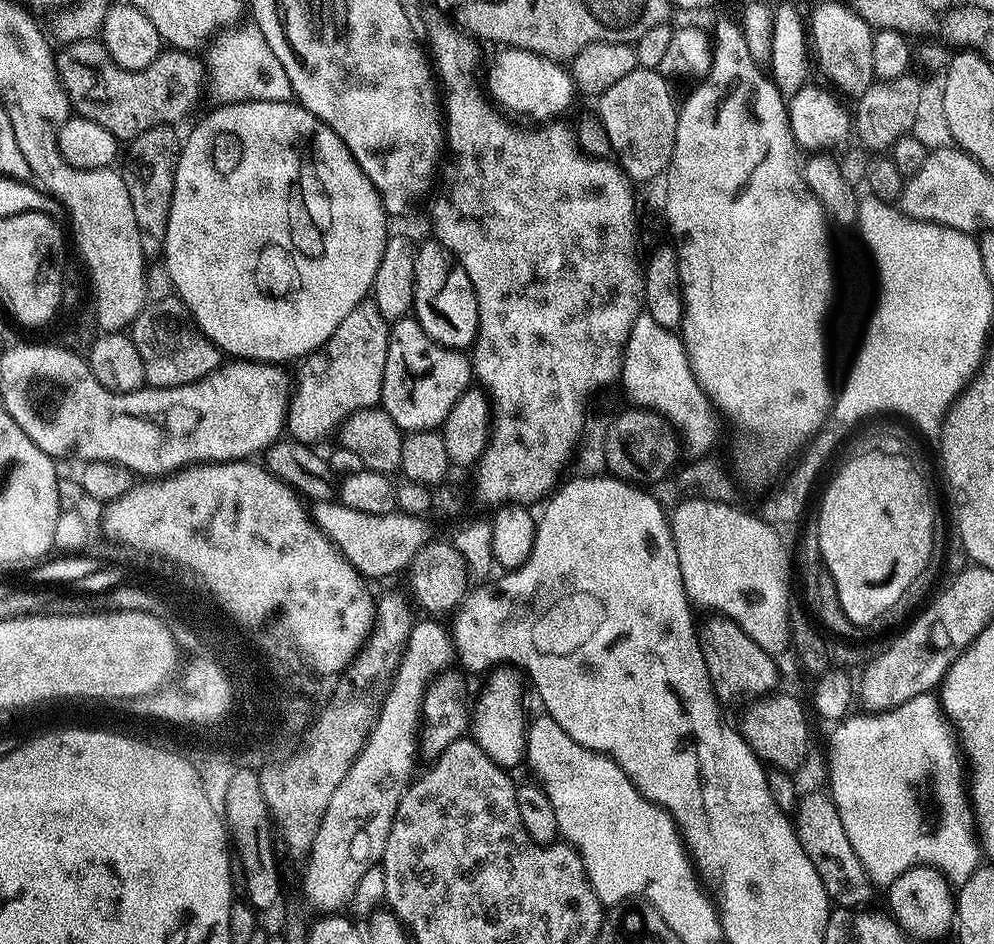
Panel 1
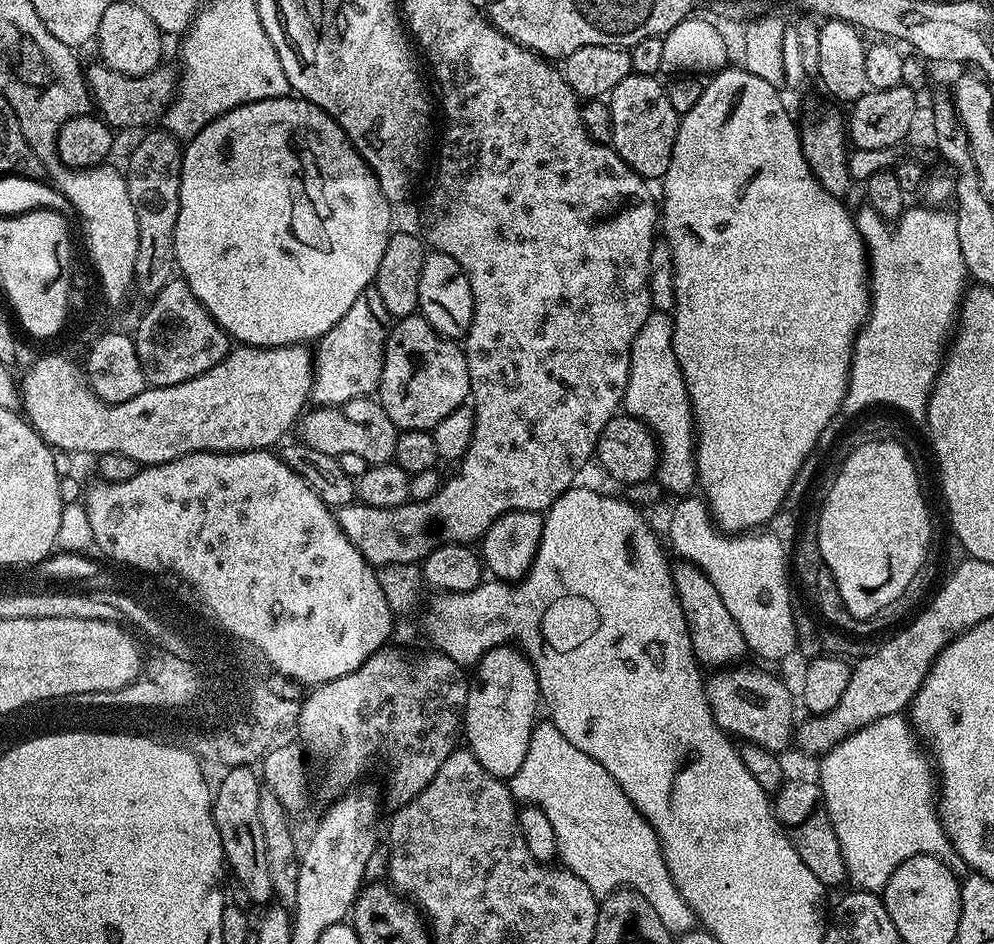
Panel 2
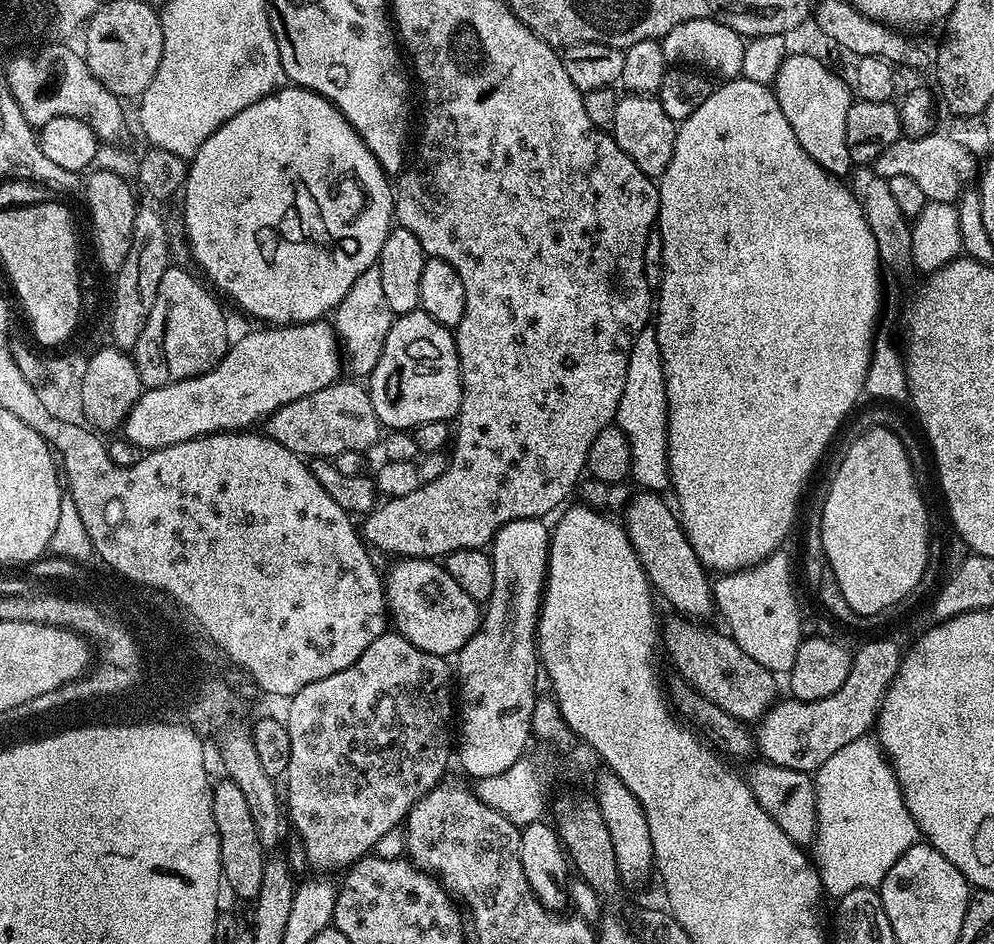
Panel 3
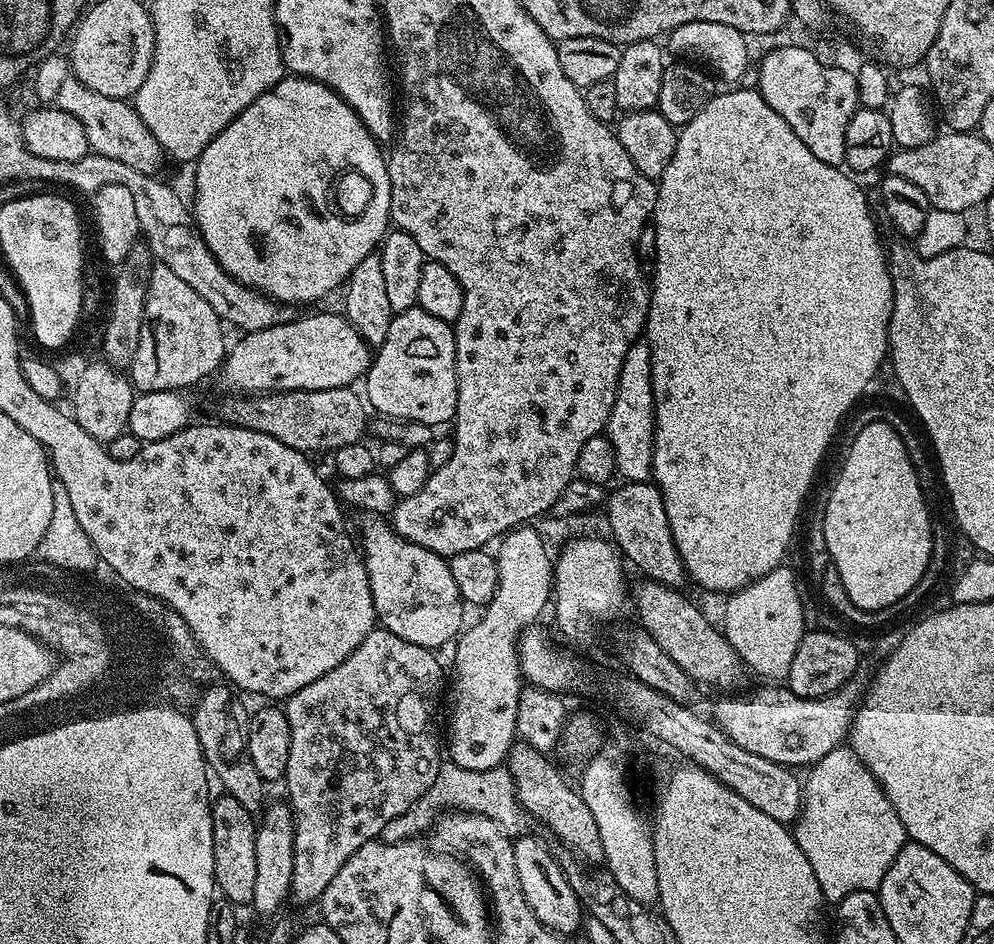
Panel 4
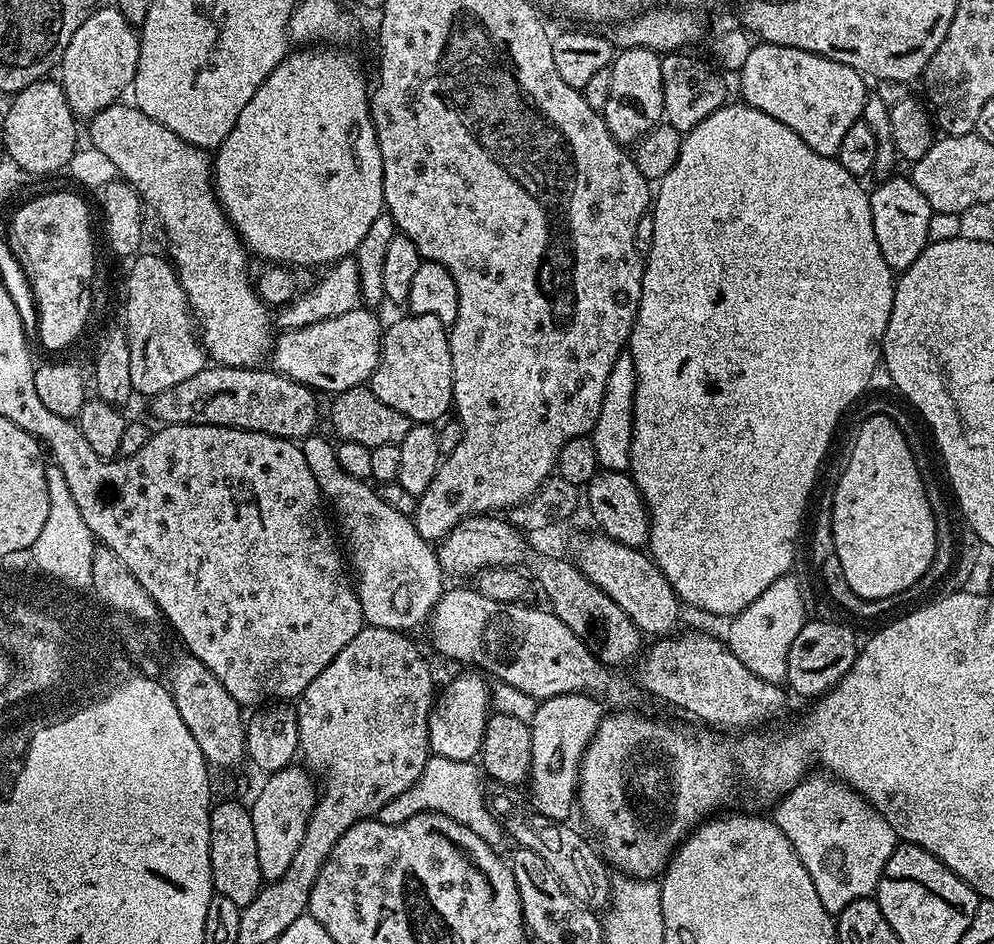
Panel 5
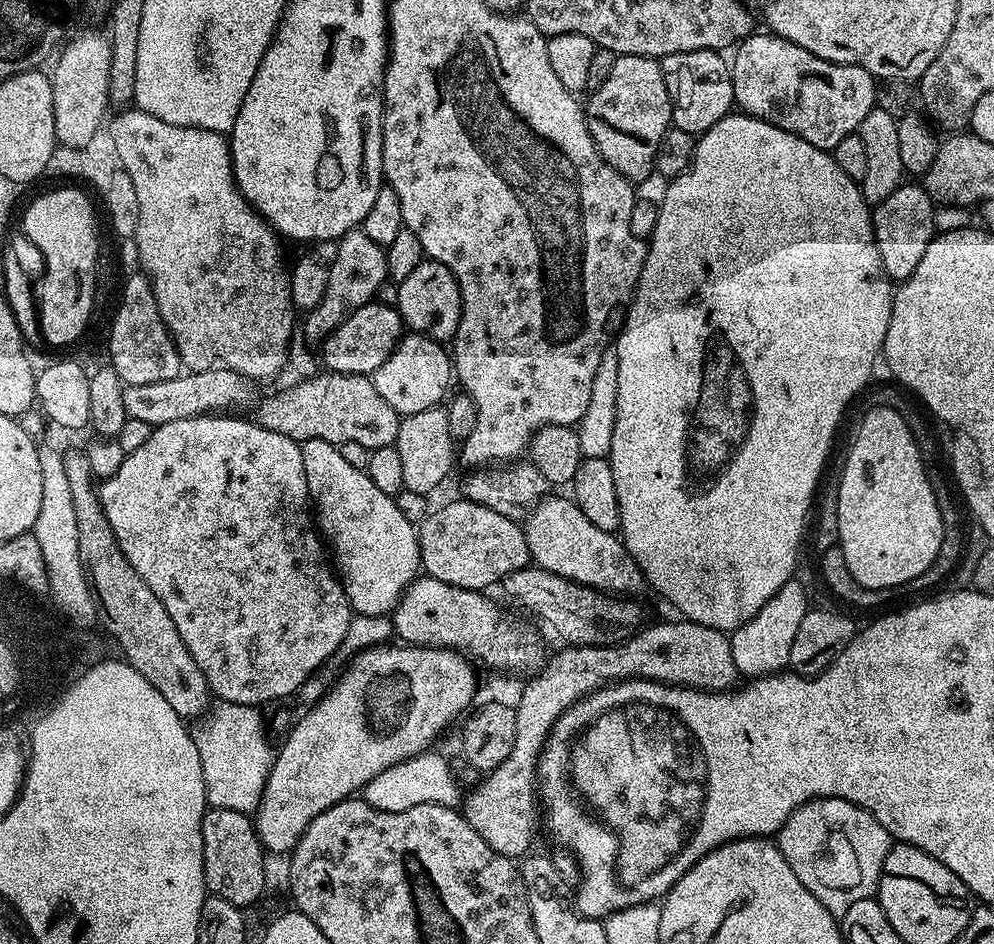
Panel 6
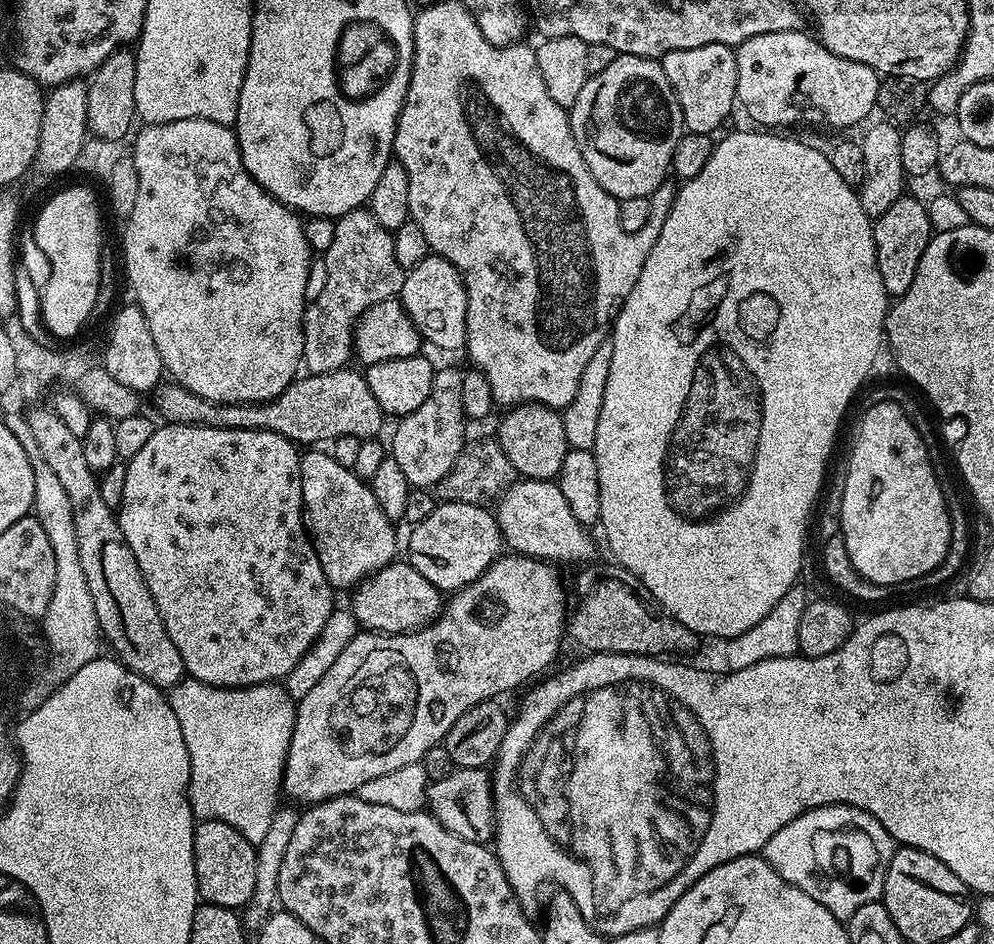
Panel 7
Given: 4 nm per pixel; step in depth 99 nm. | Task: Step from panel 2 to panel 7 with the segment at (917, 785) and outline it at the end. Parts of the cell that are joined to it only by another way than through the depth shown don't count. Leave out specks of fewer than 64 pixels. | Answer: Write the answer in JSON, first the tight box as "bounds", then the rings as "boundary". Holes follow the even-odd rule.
{"bounds":[762,804,894,922],"boundary":[[[827,804],[821,808],[811,808],[794,822],[782,826],[770,842],[762,849],[766,863],[774,866],[774,870],[786,882],[798,886],[798,890],[806,890],[814,902],[822,902],[830,914],[834,914],[842,922],[847,921],[858,906],[866,906],[866,902],[880,900],[884,894],[884,879],[888,873],[888,864],[892,860],[894,841],[888,831],[869,812],[863,812],[849,804]]]}

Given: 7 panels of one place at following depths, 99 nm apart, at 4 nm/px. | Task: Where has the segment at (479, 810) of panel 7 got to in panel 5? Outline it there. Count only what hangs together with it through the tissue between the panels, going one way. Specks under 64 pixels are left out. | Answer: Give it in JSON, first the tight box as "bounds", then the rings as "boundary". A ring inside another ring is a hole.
{"bounds":[530,632,785,821],"boundary":[[[683,632],[653,639],[649,643],[652,645],[649,648],[647,645],[643,649],[635,665],[637,668],[634,680],[645,693],[653,692],[654,695],[669,700],[674,707],[697,716],[703,725],[716,730],[736,730],[732,728],[752,730],[757,726],[764,726],[767,720],[774,719],[783,710],[785,689],[779,684],[766,682],[758,678],[758,674],[746,670],[746,666],[738,662],[738,658],[729,650],[727,643],[721,637],[719,640],[708,632]],[[571,692],[539,701],[530,727],[532,730],[532,770],[530,773],[530,803],[533,808],[550,819],[567,821],[578,800],[580,766],[584,751],[594,738],[606,708],[599,699],[587,692]]]}

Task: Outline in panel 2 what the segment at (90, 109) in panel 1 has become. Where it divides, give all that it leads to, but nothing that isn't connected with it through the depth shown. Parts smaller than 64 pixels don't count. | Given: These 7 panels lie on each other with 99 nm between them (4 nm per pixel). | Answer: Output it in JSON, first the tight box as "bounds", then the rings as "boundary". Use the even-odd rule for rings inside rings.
{"bounds":[86,62,178,130],"boundary":[[[95,62],[86,68],[88,95],[101,120],[113,130],[152,126],[167,112],[172,97],[176,95],[178,72],[175,67],[161,66],[145,76],[126,76],[108,68],[103,62]]]}

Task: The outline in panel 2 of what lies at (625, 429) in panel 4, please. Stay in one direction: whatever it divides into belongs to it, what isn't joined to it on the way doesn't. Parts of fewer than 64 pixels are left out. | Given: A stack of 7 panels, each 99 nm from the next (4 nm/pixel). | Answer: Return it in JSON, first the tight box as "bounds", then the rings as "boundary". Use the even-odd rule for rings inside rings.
{"bounds":[623,310,697,498],"boundary":[[[653,310],[642,322],[642,330],[632,343],[630,350],[630,374],[624,391],[623,411],[627,415],[638,418],[652,431],[658,445],[658,463],[655,479],[659,480],[660,487],[665,493],[673,492],[673,497],[684,498],[689,495],[691,488],[697,487],[696,478],[696,425],[692,415],[692,403],[686,390],[686,382],[682,370],[678,366],[678,358],[674,354],[672,341],[672,318],[669,313]]]}

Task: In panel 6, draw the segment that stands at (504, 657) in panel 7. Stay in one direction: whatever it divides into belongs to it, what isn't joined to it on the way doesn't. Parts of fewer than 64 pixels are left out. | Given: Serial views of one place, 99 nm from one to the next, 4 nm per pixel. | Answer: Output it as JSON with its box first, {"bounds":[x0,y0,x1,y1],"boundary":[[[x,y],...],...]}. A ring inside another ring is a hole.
{"bounds":[254,642,478,853],"boundary":[[[392,642],[387,646],[365,648],[364,651],[356,653],[347,667],[339,673],[338,679],[335,681],[334,687],[329,691],[328,695],[323,696],[319,702],[311,705],[311,707],[305,711],[308,713],[306,713],[301,720],[299,718],[292,724],[291,728],[288,729],[286,735],[283,737],[282,741],[284,741],[284,745],[282,745],[281,748],[279,745],[278,751],[275,753],[272,761],[272,769],[266,778],[266,786],[262,790],[260,805],[258,805],[254,813],[256,832],[260,835],[260,842],[264,845],[265,849],[267,849],[269,853],[291,853],[297,842],[302,838],[306,826],[310,826],[310,822],[314,818],[318,818],[318,814],[322,814],[322,810],[326,810],[330,806],[334,806],[338,801],[349,799],[353,794],[359,793],[374,779],[374,777],[378,774],[382,774],[382,770],[386,770],[390,766],[394,766],[403,760],[408,760],[411,756],[416,756],[420,752],[429,751],[429,749],[435,745],[432,743],[435,742],[436,735],[438,735],[451,720],[458,719],[457,721],[459,721],[461,717],[469,711],[468,703],[471,705],[476,699],[478,677],[476,678],[476,672],[471,666],[473,667],[469,657],[451,648],[401,646],[399,643]]]}

